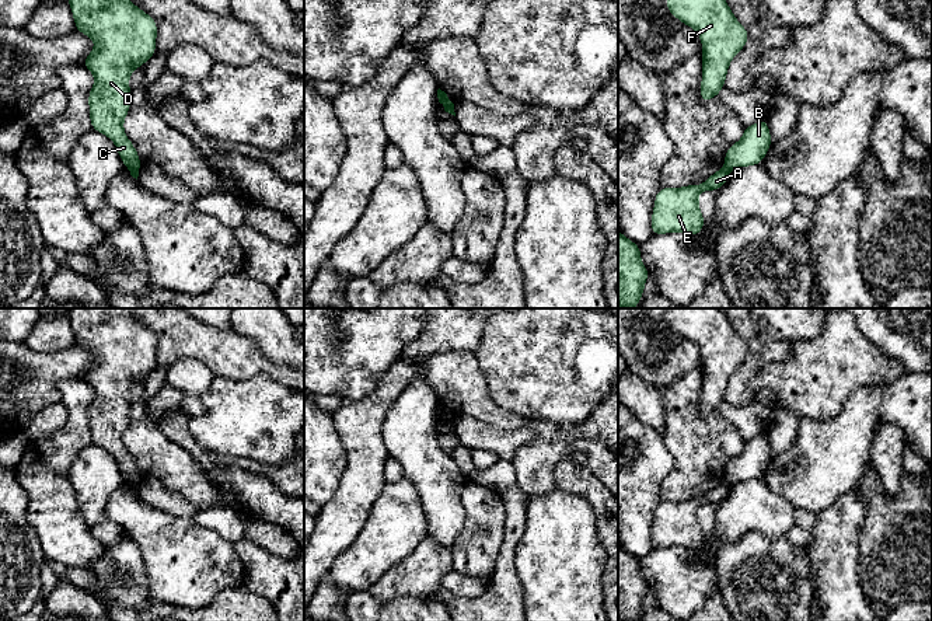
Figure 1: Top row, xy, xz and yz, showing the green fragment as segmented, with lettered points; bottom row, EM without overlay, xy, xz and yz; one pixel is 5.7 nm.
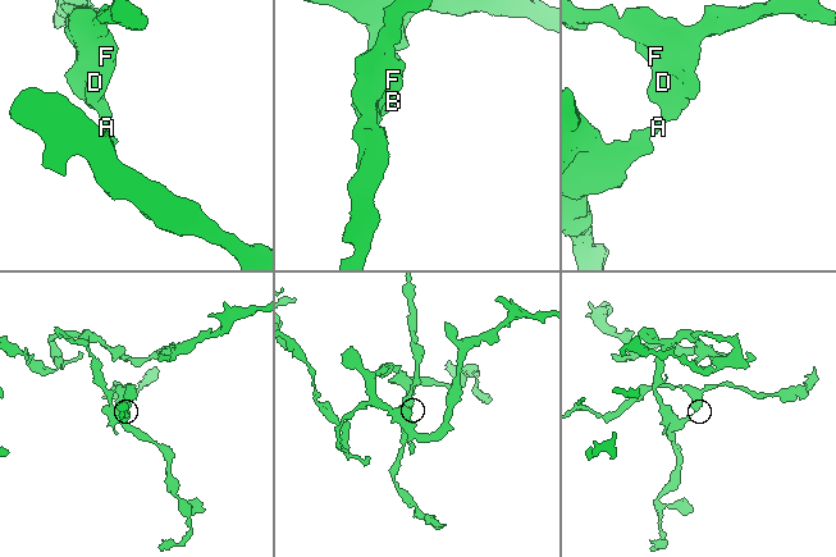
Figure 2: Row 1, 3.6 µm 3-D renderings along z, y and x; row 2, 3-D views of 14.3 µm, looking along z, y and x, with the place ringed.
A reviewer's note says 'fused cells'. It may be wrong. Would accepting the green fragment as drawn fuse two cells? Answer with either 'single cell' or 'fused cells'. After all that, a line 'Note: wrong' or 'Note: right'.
fused cells
Note: right

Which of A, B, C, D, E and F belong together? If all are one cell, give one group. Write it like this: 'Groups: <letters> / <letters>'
Groups: A E / B C D F

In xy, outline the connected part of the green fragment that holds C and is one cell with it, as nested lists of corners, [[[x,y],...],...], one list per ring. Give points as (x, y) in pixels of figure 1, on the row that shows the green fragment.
[[[67,0],[76,22],[76,31],[87,35],[95,42],[95,48],[84,59],[83,66],[94,76],[94,86],[88,93],[91,128],[108,136],[119,151],[119,157],[126,168],[140,170],[142,161],[123,130],[123,121],[130,109],[129,76],[156,53],[157,22],[153,17],[136,7],[130,0]]]

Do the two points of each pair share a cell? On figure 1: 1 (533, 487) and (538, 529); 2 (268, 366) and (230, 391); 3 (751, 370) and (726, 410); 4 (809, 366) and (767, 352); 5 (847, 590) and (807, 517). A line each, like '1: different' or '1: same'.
1: different
2: different
3: different
4: different
5: different

